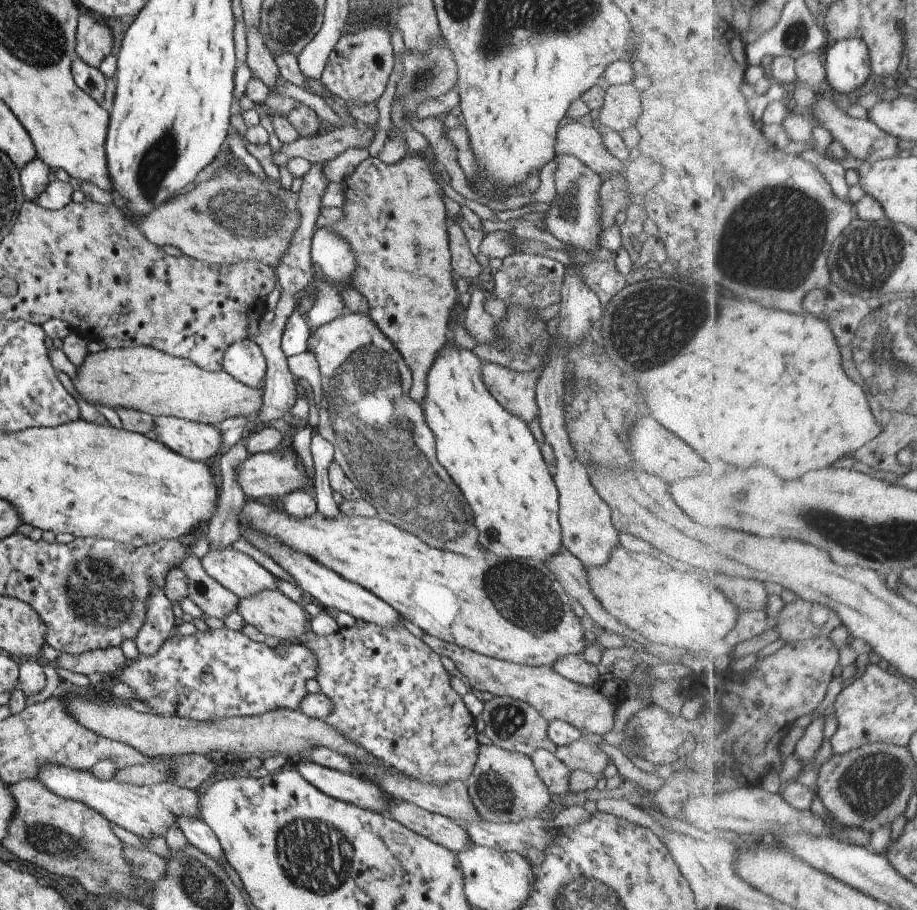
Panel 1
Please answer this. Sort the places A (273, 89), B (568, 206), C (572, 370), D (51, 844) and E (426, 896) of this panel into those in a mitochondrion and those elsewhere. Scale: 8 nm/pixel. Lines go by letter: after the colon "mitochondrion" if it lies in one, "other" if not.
A: other
B: mitochondrion
C: other
D: mitochondrion
E: other

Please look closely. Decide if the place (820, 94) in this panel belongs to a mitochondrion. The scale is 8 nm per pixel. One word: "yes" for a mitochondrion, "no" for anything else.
no

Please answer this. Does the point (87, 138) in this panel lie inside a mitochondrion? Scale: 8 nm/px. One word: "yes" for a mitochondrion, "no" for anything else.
no

